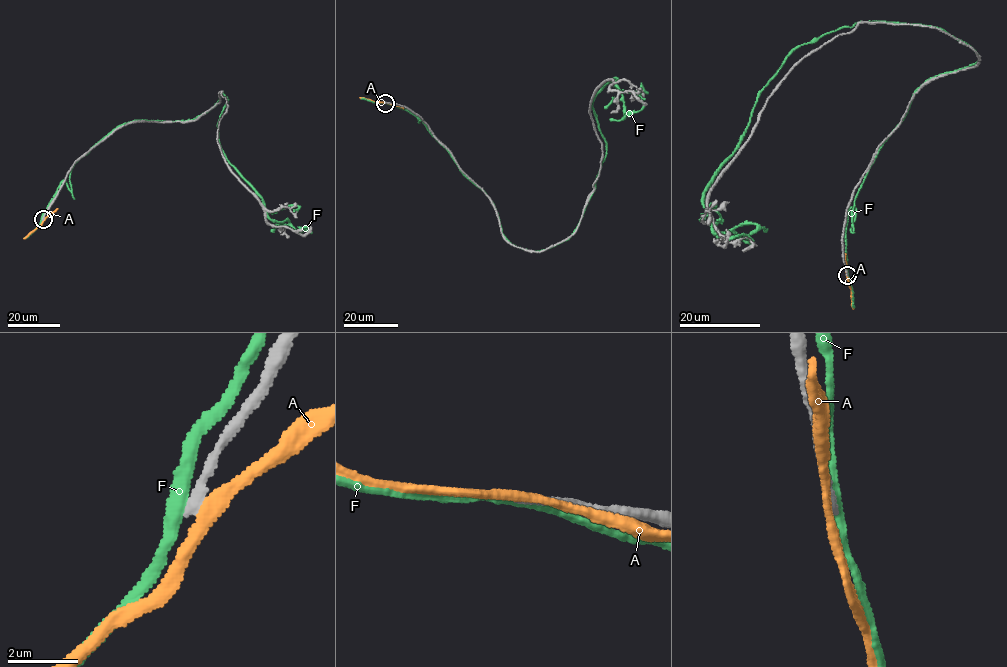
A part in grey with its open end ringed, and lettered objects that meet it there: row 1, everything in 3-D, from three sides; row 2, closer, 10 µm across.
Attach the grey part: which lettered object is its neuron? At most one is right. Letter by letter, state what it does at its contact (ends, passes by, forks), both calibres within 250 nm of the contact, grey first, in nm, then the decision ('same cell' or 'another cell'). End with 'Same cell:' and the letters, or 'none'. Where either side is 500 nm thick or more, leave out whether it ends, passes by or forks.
A: it passes by | 320/280 nm | another cell
F: it passes by | 320/360 nm | another cell
Same cell: none

